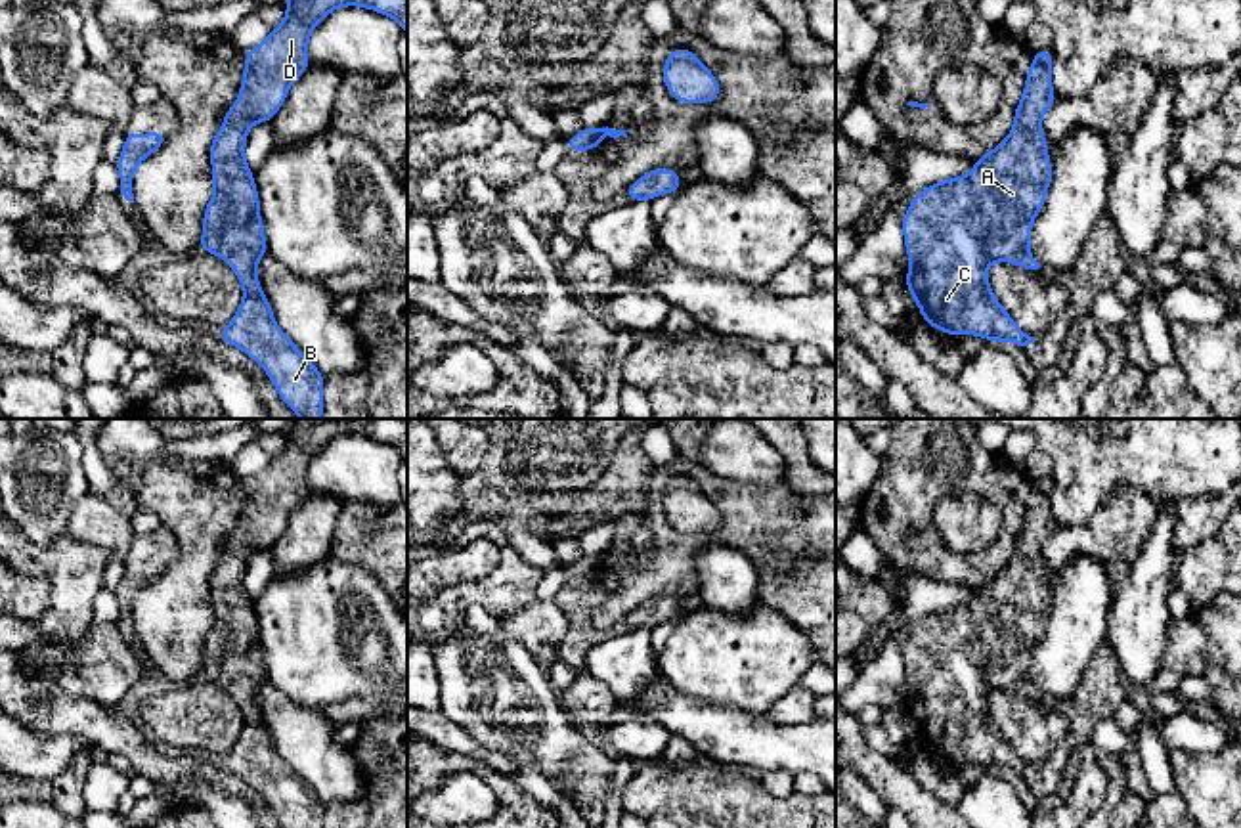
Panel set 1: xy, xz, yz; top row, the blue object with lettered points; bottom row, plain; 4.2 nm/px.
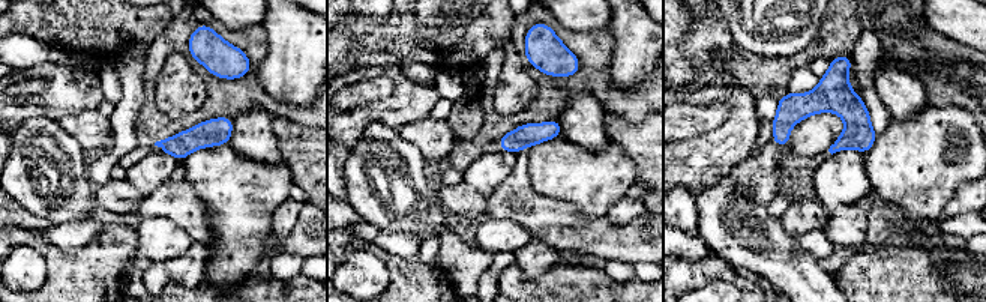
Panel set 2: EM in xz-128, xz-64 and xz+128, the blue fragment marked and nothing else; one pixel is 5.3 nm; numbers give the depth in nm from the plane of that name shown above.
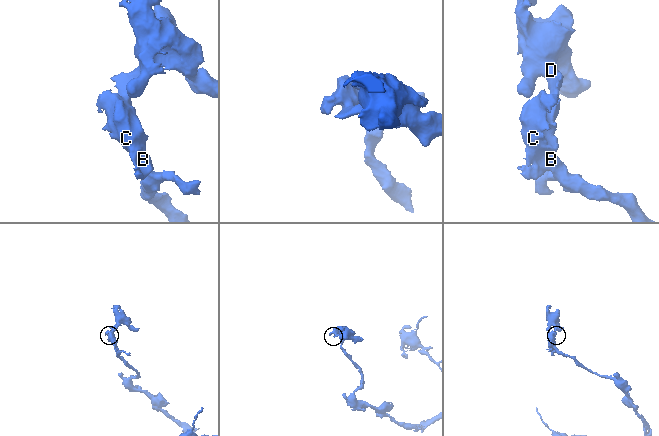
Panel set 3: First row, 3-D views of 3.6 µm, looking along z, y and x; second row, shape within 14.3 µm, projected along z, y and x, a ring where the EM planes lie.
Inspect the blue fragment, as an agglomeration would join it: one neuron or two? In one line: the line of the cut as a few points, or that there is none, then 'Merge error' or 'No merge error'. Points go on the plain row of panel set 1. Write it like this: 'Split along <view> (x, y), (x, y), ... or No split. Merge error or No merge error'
No split. No merge error

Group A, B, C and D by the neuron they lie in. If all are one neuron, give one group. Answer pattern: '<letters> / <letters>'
A B C D

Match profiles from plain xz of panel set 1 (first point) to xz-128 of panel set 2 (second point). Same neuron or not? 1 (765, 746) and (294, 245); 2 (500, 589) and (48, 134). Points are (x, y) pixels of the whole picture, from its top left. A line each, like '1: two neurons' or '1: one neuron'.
1: one neuron
2: two neurons

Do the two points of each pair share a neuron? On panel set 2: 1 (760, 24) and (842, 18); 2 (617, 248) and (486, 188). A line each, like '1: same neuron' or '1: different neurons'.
1: different neurons
2: different neurons

